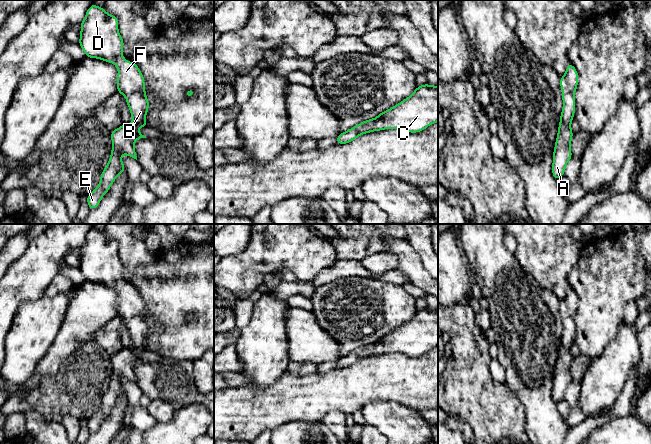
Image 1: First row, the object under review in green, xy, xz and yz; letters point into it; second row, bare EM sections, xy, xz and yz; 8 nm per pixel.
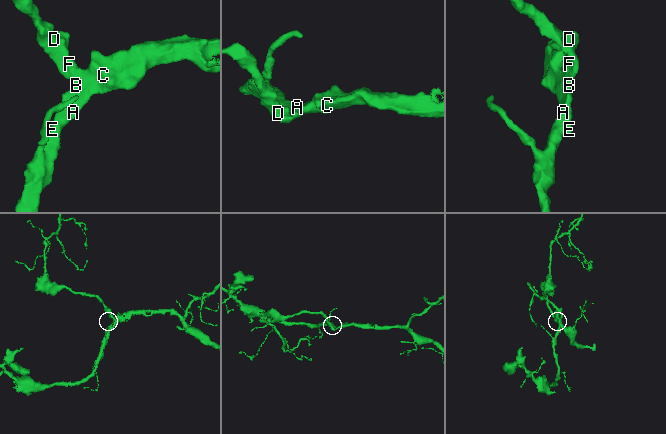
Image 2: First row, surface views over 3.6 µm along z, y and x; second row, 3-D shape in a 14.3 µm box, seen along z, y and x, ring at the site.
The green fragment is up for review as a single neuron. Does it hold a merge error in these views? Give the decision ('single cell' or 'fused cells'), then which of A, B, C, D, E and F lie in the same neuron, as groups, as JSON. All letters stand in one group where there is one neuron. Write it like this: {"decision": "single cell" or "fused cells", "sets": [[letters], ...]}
{"decision": "single cell", "sets": [["A", "B", "C", "D", "E", "F"]]}

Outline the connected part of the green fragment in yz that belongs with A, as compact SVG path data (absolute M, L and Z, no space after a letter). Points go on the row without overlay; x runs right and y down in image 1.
M572 287L568 288L565 298L560 303L563 315L563 334L561 336L555 373L553 376L552 398L555 404L564 399L565 390L572 382L570 367L573 361L571 345L574 342L575 322L574 317L578 308L578 297Z

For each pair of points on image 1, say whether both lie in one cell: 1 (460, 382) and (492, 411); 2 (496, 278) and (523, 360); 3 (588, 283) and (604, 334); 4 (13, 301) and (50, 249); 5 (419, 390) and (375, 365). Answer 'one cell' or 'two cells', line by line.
1: one cell
2: one cell
3: one cell
4: one cell
5: one cell

